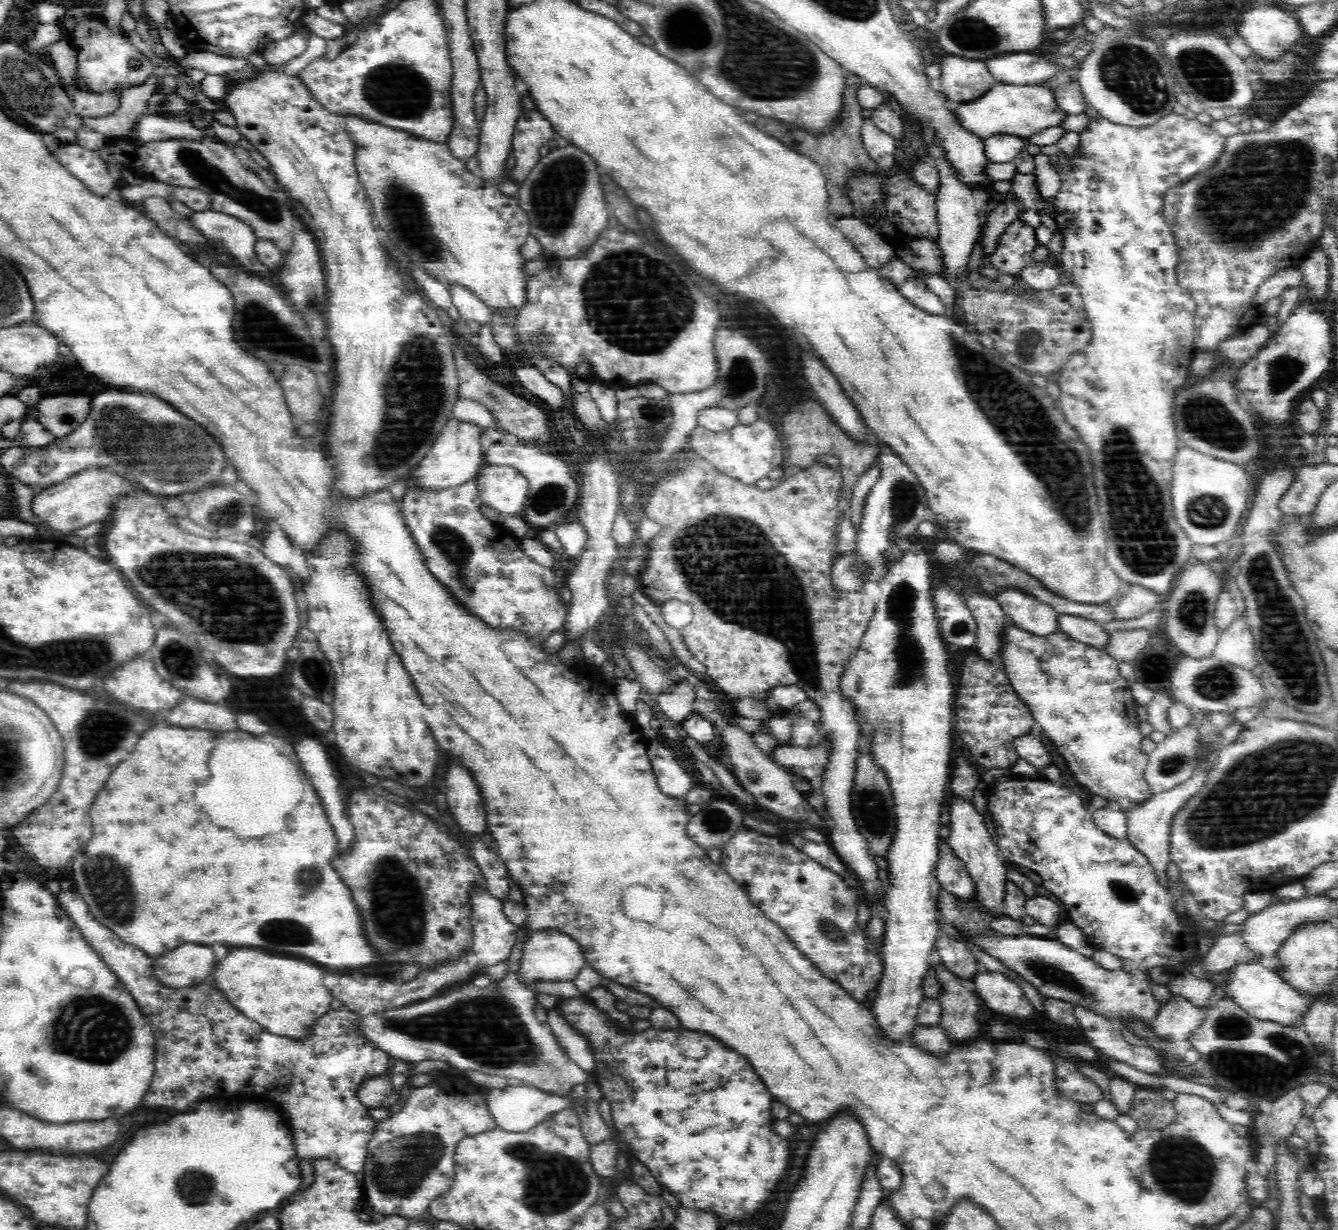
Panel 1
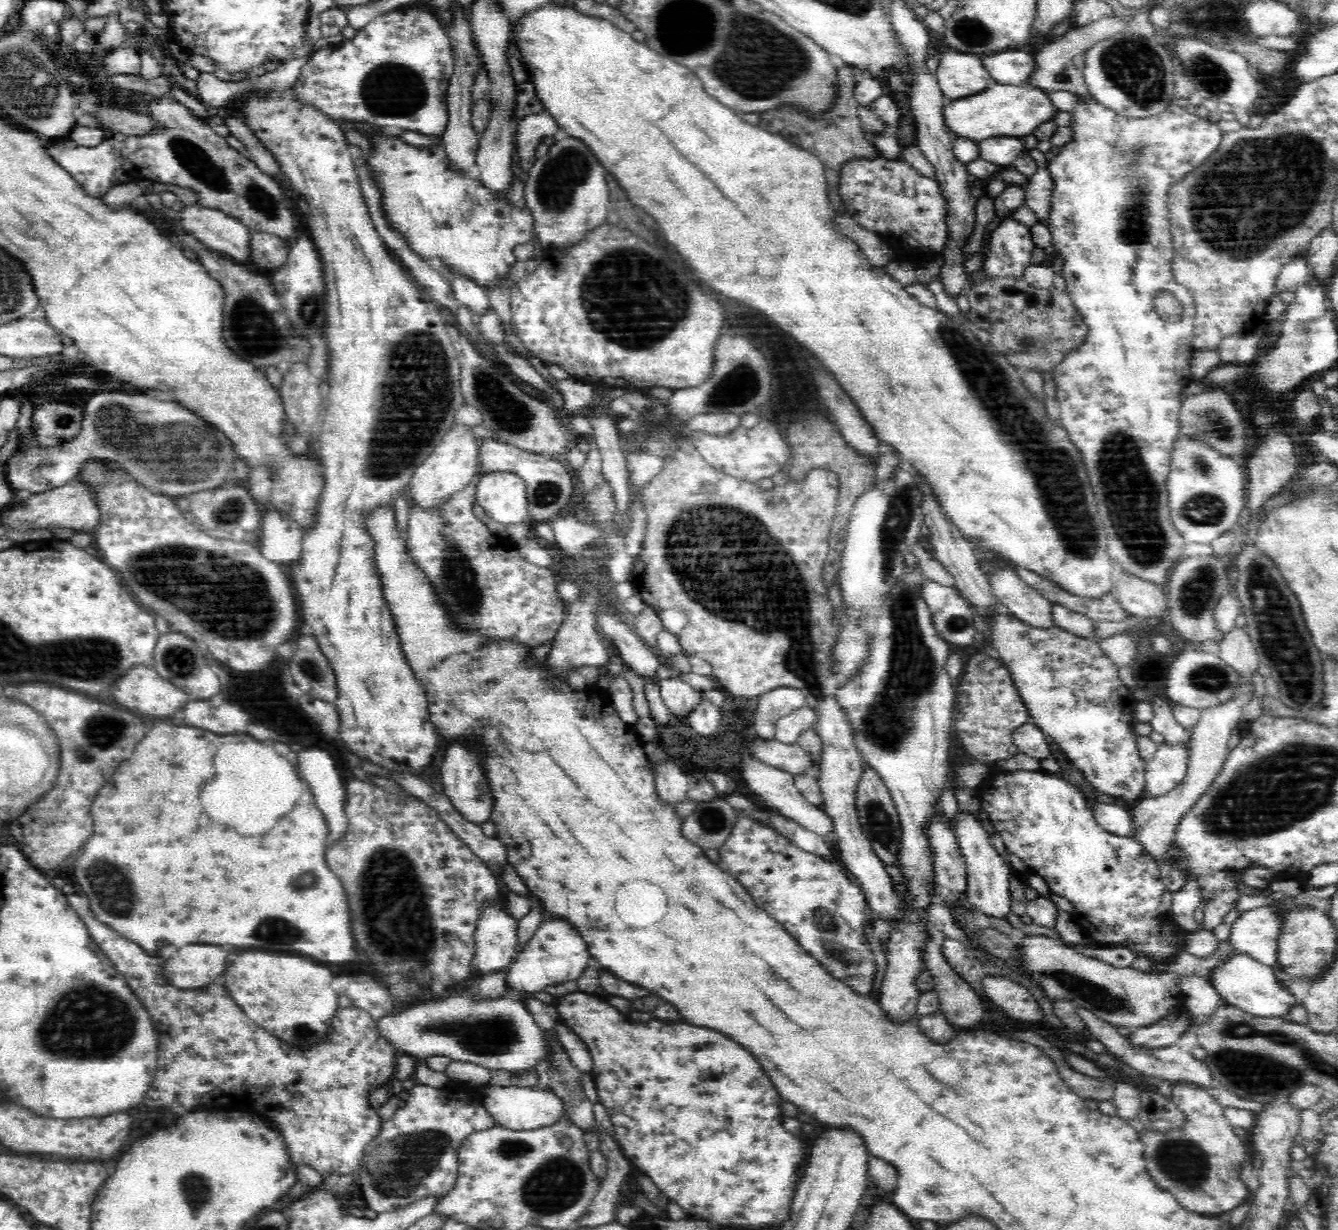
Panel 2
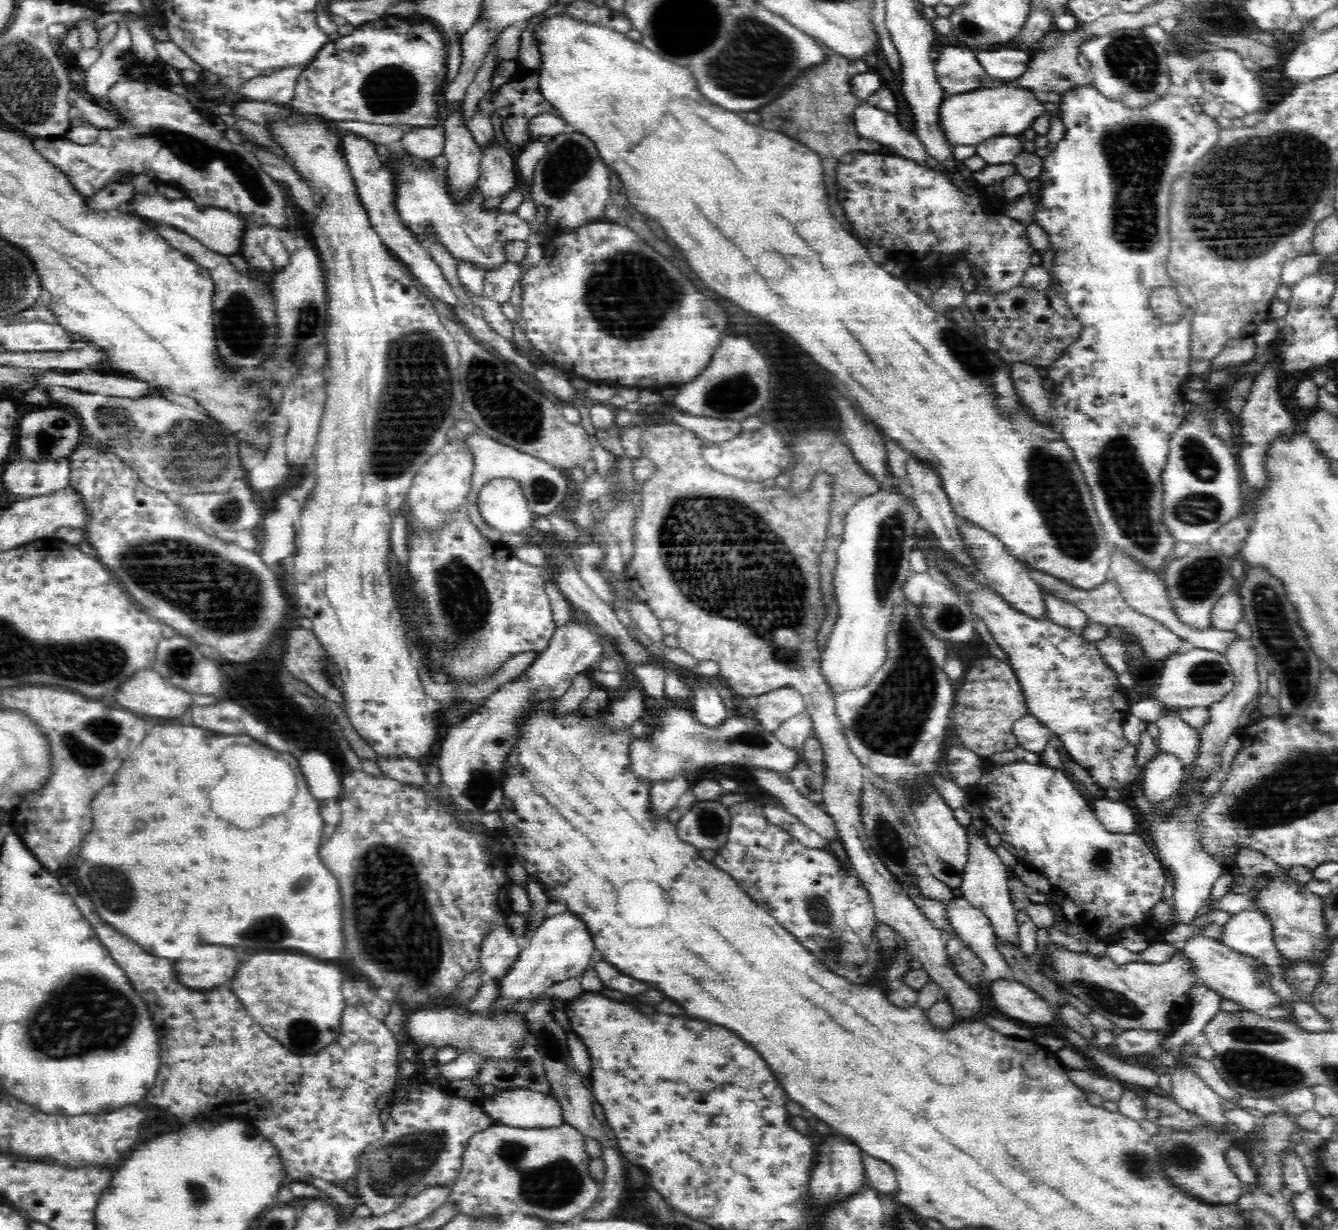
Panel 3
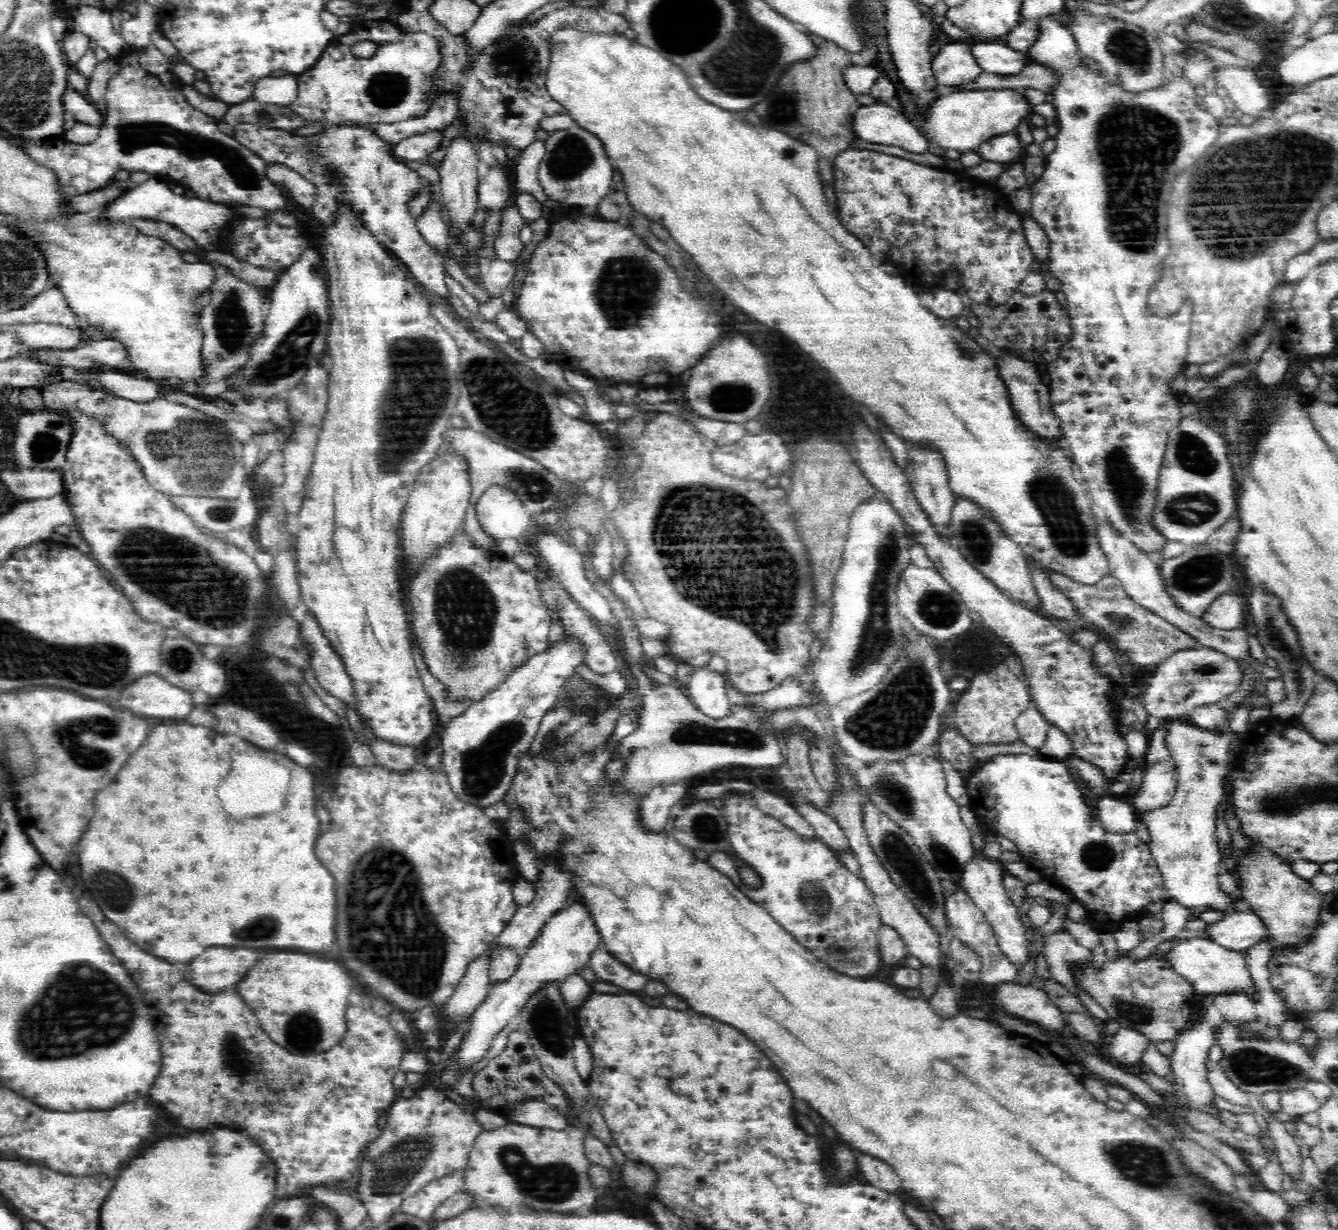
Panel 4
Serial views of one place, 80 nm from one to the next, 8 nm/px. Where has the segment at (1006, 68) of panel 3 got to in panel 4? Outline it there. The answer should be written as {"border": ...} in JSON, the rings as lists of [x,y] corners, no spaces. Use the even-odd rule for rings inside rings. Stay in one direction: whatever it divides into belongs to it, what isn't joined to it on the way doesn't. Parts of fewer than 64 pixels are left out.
{"border":[[[980,42],[972,46],[972,54],[984,72],[1000,76],[1020,74],[1030,62],[1028,54],[1016,51],[1006,44]]]}

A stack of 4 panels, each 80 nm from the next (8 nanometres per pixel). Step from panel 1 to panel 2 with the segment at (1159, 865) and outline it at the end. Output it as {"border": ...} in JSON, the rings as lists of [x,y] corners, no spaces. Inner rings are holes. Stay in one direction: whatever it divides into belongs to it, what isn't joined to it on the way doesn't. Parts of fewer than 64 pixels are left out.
{"border":[[[1244,691],[1235,699],[1214,709],[1202,709],[1198,722],[1189,730],[1191,739],[1191,758],[1185,779],[1173,789],[1157,796],[1146,796],[1130,814],[1132,830],[1130,837],[1140,843],[1150,859],[1156,862],[1171,861],[1174,830],[1186,813],[1204,794],[1204,790],[1212,784],[1216,778],[1220,766],[1224,762],[1224,756],[1228,753],[1228,739],[1231,730],[1241,724],[1241,709],[1248,704],[1252,692]]]}

